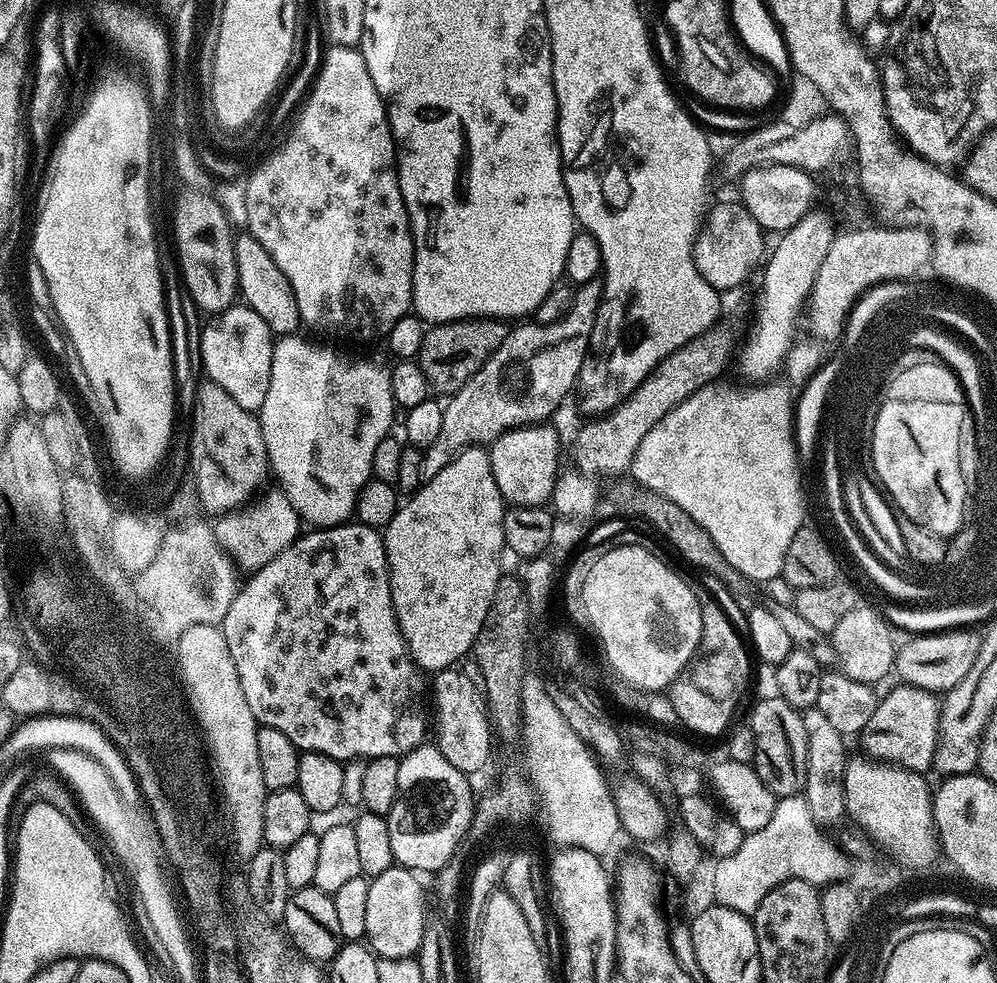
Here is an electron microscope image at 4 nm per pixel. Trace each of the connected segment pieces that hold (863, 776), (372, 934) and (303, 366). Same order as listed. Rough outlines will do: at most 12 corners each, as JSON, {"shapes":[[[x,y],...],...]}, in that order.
{"shapes":[[[853,755],[847,815],[914,861],[938,849],[919,772]],[[394,866],[371,877],[366,943],[415,957],[426,937],[421,877]],[[274,343],[258,413],[301,521],[334,528],[398,409],[391,367]]]}

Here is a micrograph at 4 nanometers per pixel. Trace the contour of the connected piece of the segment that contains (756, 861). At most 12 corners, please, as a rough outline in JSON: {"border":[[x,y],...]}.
{"border":[[803,793],[779,797],[712,872],[747,916],[786,880],[846,872]]}

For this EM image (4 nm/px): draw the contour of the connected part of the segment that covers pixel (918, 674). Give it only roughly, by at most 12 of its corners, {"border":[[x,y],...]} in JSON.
{"border":[[955,627],[899,645],[895,675],[943,694],[978,658],[981,633]]}

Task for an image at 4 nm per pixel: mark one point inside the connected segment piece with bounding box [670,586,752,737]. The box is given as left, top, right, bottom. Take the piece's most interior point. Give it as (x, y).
(705, 696)

